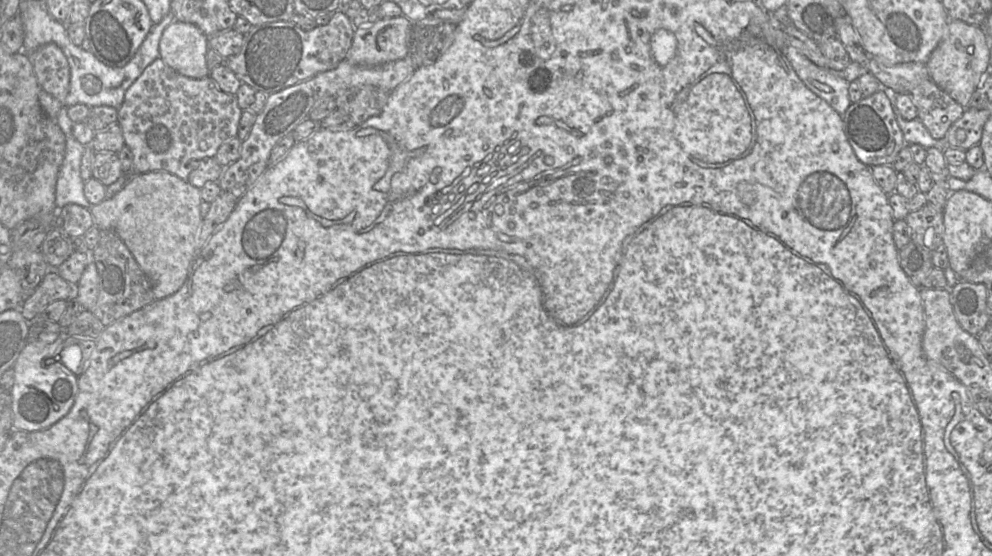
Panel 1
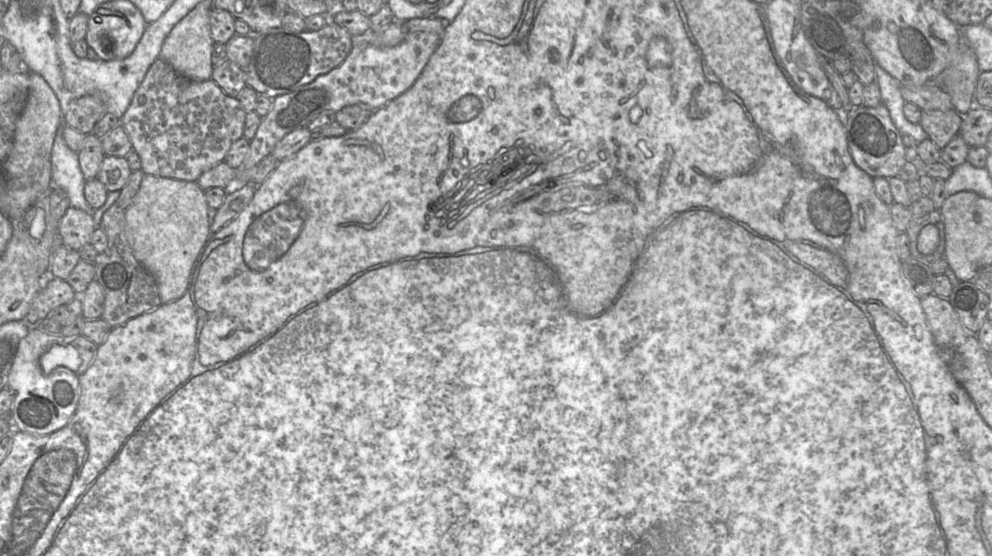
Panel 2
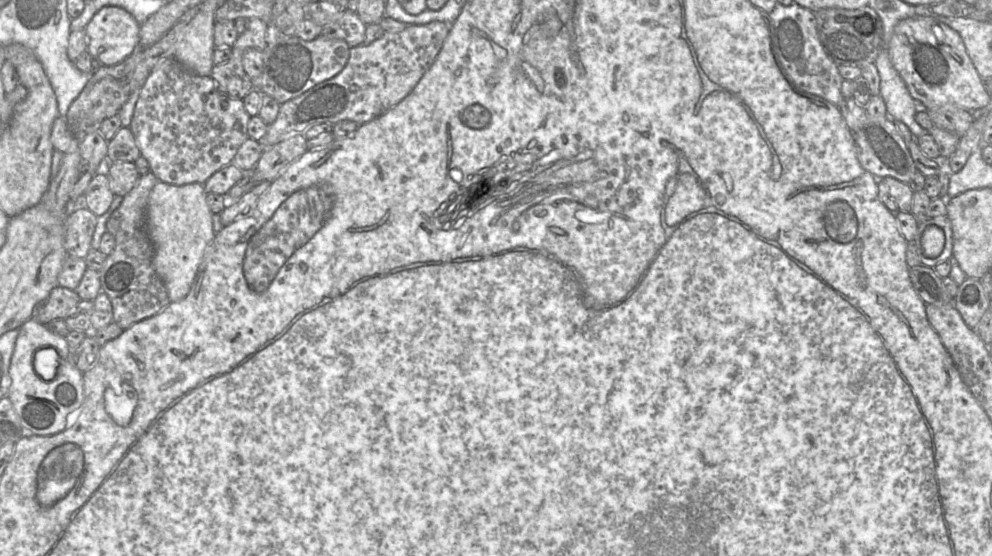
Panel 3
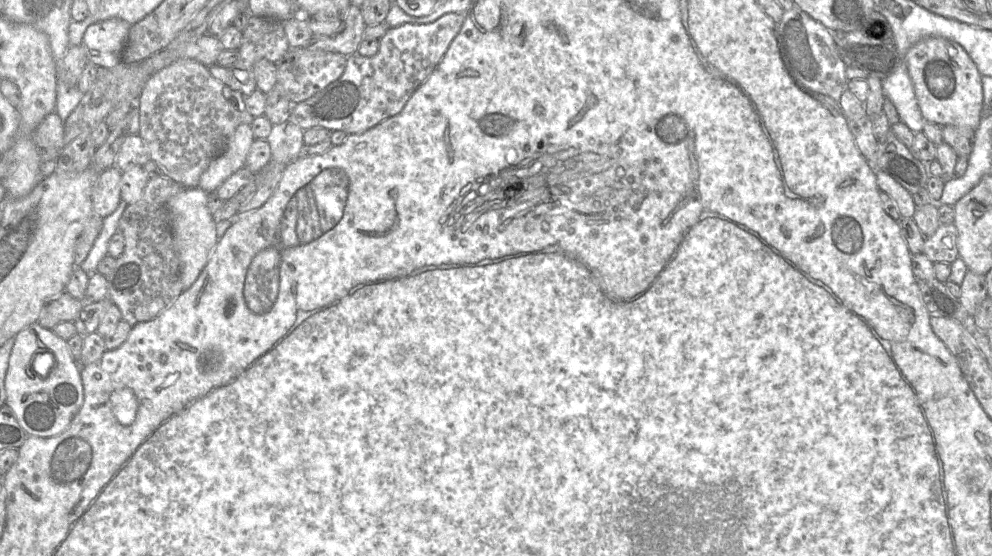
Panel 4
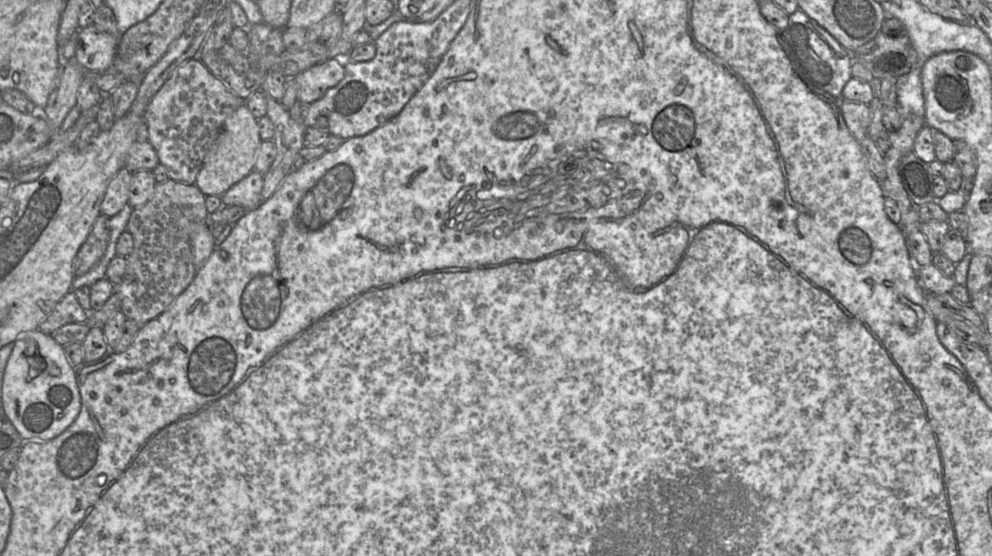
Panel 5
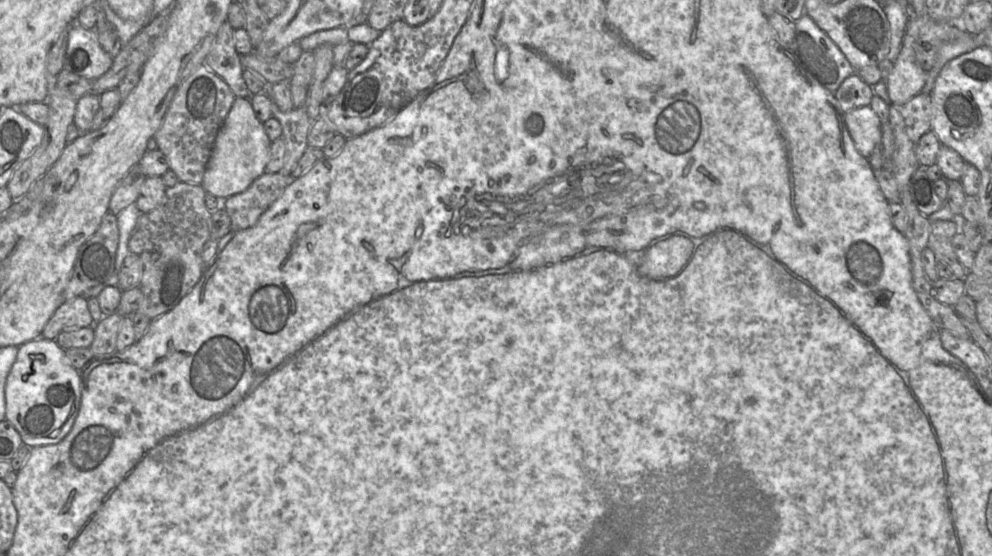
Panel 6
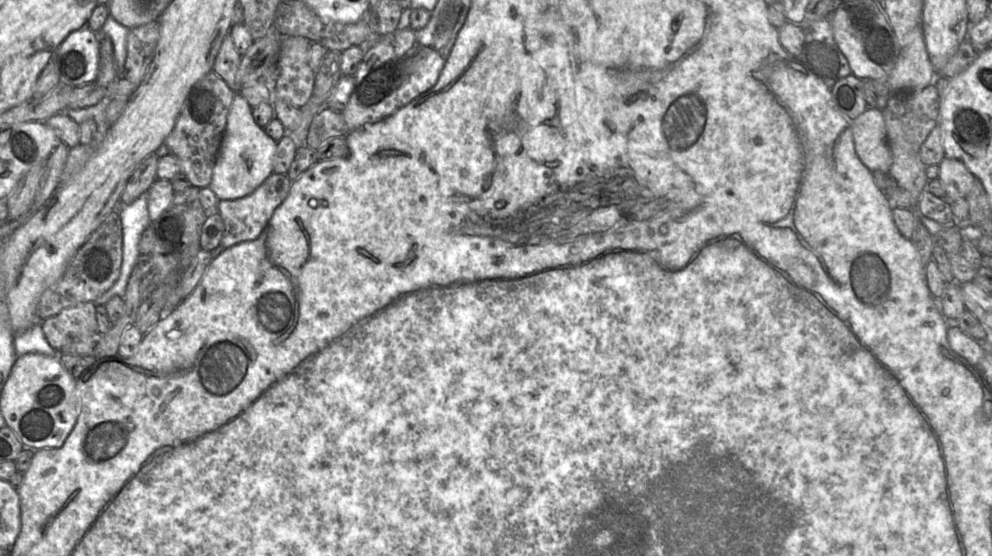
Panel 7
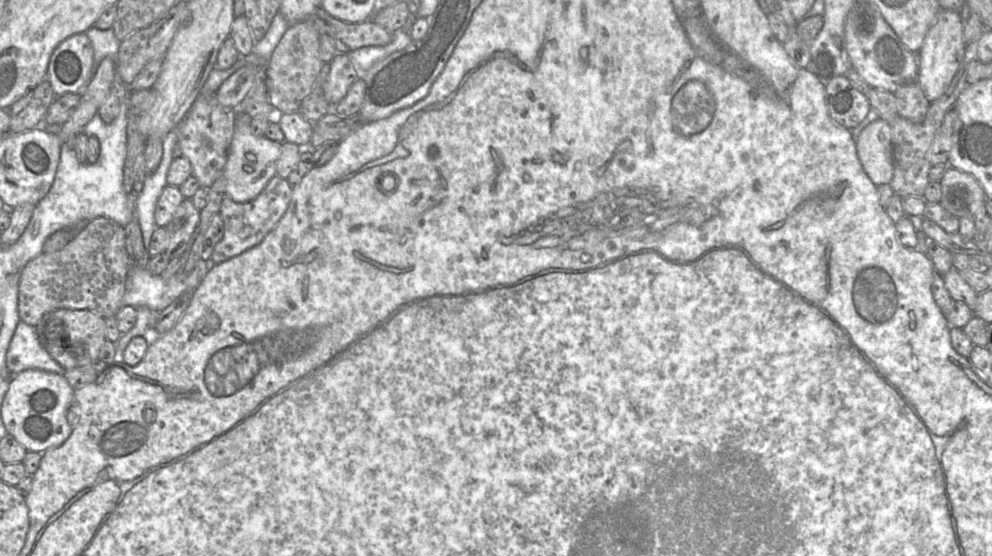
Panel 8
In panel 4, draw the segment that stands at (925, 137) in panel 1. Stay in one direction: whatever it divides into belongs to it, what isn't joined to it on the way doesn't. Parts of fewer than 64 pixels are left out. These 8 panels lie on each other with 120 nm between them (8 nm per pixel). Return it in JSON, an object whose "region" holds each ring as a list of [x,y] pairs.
{"region":[[[903,59],[900,66],[882,81],[884,97],[894,104],[899,117],[914,133],[923,131],[925,119],[922,116],[915,89]]]}

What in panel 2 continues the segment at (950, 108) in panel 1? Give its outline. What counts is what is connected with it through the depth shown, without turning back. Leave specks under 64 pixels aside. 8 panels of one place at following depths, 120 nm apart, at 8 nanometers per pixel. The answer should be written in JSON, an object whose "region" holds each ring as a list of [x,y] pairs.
{"region":[[[955,110],[922,111],[920,124],[935,145],[943,150],[945,146],[959,133],[962,116]]]}

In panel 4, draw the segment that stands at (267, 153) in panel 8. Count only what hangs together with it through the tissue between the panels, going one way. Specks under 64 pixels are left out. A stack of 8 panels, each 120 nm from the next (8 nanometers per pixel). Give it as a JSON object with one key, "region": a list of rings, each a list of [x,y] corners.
{"region":[[[240,124],[224,152],[212,160],[201,174],[197,187],[207,193],[215,192],[228,177],[245,166],[247,153],[254,140],[251,125]]]}

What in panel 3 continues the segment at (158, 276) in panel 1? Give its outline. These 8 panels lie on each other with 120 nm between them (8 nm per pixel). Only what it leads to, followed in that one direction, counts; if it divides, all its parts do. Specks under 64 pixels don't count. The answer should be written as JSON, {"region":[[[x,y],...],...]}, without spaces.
{"region":[[[158,181],[149,194],[146,207],[146,231],[154,249],[153,267],[162,279],[171,302],[185,298],[212,243],[212,215],[203,184],[167,184]]]}

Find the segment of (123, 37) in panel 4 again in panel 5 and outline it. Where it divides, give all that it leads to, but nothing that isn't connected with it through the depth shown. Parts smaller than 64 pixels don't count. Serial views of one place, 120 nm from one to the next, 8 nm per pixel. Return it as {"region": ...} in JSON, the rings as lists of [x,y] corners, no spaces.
{"region":[[[94,24],[79,29],[74,60],[85,71],[104,71],[113,64],[118,40]]]}

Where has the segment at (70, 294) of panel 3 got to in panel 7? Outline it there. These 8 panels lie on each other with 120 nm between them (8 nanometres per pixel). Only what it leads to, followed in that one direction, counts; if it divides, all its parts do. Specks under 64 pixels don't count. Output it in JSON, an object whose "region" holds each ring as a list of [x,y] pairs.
{"region":[[[86,302],[66,308],[41,320],[41,327],[50,346],[61,353],[68,340],[90,337],[97,332],[96,305]]]}

